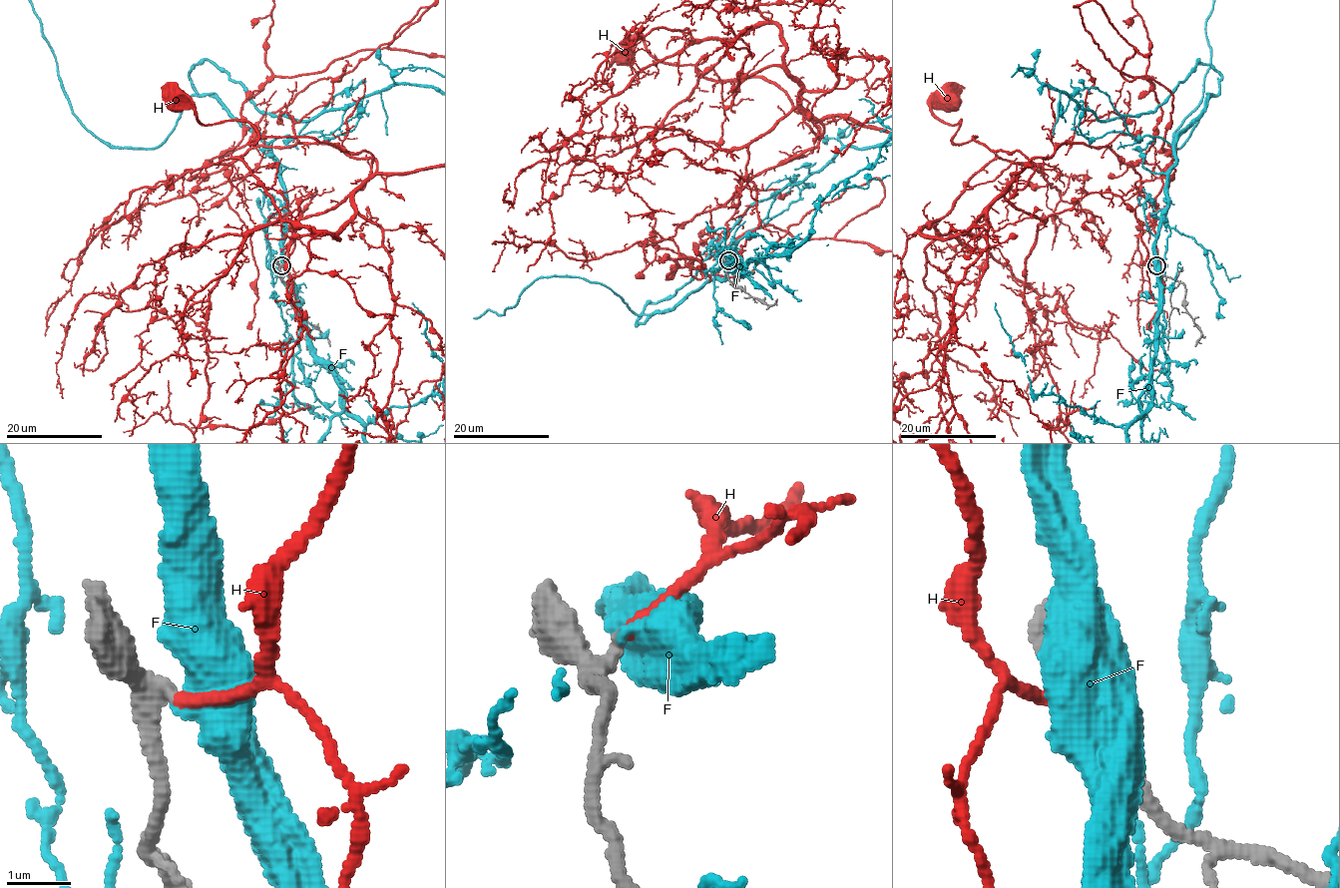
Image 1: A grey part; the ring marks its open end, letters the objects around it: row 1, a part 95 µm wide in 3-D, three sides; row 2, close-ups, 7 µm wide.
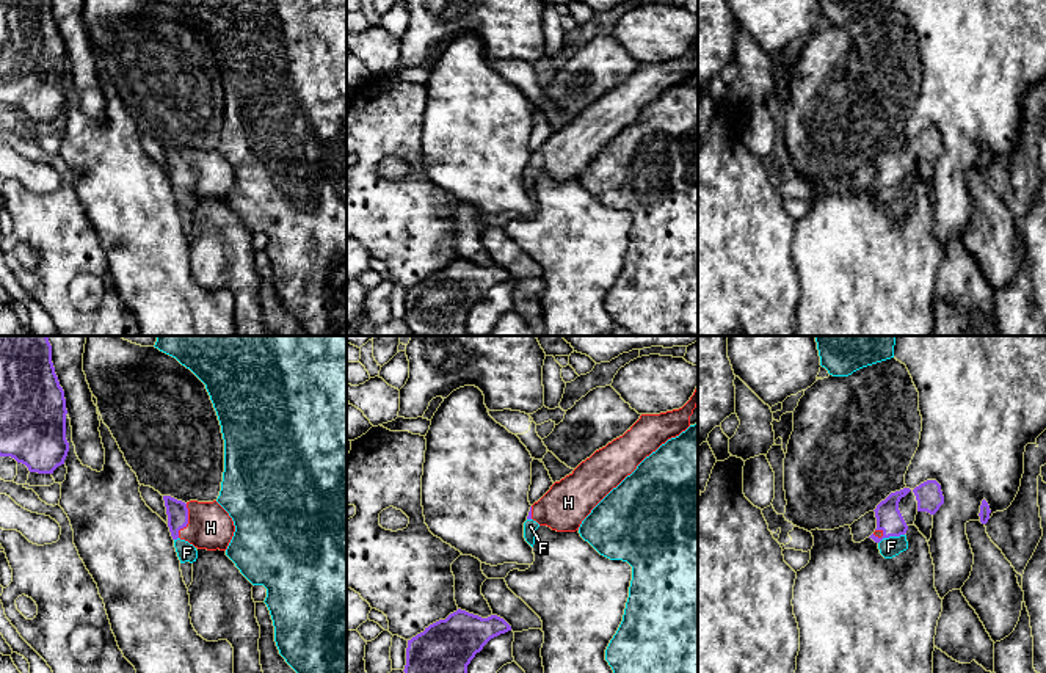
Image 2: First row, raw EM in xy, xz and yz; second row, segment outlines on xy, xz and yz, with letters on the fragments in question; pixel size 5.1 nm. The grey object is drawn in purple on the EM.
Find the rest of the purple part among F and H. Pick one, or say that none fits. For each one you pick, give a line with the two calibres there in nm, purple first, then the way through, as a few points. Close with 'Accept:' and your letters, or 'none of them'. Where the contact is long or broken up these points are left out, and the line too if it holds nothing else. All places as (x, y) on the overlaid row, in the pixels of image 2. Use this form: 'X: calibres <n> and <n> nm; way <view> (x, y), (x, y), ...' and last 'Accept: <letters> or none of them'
H: calibres 110 and 220 nm; way xy (177, 513), (187, 521), (210, 527)
Accept: H

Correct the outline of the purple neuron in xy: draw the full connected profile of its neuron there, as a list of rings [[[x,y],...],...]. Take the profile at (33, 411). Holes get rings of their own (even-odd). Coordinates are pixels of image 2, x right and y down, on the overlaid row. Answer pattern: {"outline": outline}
{"outline": [[[0,336],[0,457],[53,474],[69,452],[66,398],[47,336]]]}

